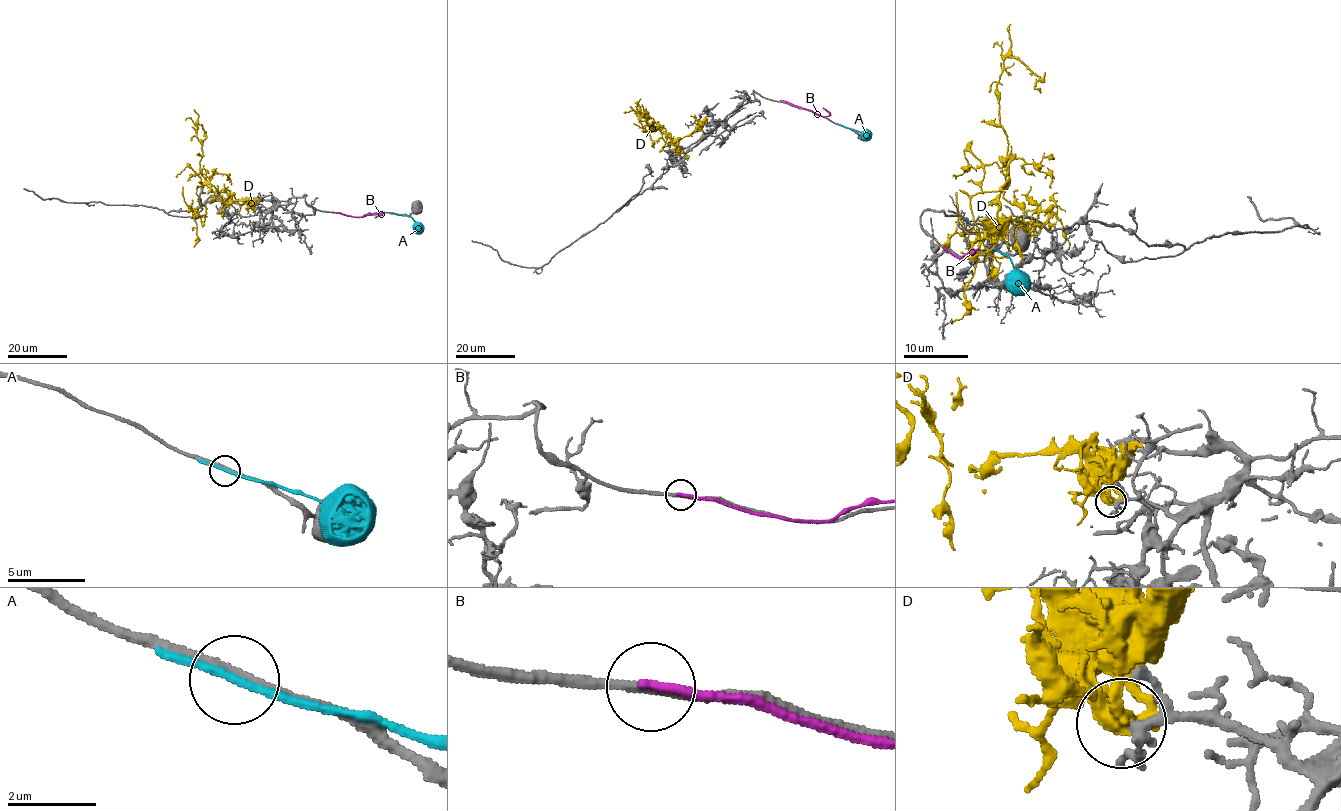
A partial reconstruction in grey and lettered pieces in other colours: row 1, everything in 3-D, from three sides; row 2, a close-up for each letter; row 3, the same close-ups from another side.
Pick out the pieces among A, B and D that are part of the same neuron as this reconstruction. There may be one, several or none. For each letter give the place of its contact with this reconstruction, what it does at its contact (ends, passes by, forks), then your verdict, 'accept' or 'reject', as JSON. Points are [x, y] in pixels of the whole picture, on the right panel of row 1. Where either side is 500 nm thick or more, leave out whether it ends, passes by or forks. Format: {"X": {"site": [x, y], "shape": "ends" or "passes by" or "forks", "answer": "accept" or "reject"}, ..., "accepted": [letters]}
{"A": {"site": [999, 252], "shape": "passes by", "answer": "reject"}, "B": {"site": [944, 247], "shape": "ends", "answer": "reject"}, "D": {"site": [994, 242], "shape": "forks", "answer": "reject"}, "accepted": []}

